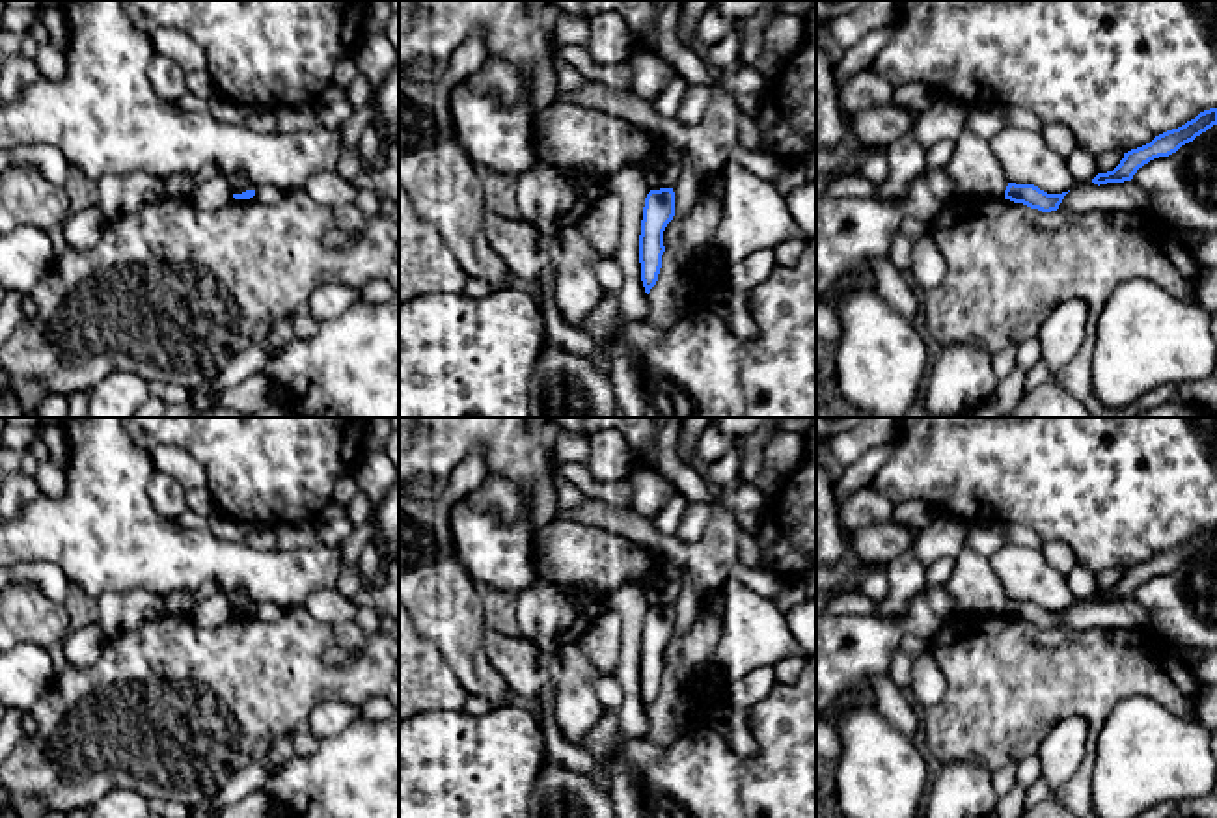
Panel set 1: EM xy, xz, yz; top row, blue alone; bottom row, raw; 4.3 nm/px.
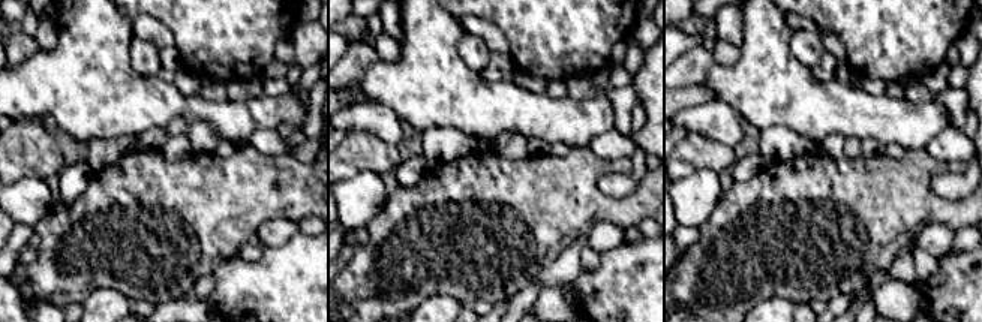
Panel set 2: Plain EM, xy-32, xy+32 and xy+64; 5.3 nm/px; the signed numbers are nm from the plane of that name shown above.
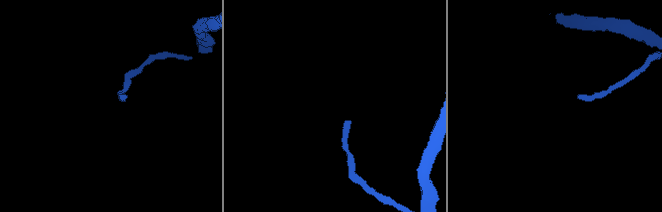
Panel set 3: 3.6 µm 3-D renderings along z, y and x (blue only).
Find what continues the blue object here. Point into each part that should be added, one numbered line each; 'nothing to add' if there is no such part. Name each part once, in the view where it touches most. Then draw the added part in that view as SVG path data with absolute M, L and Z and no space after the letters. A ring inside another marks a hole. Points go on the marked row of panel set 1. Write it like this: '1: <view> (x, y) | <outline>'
nothing to add

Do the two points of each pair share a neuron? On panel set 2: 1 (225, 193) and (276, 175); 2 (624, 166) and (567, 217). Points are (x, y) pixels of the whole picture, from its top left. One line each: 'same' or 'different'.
1: same
2: same

